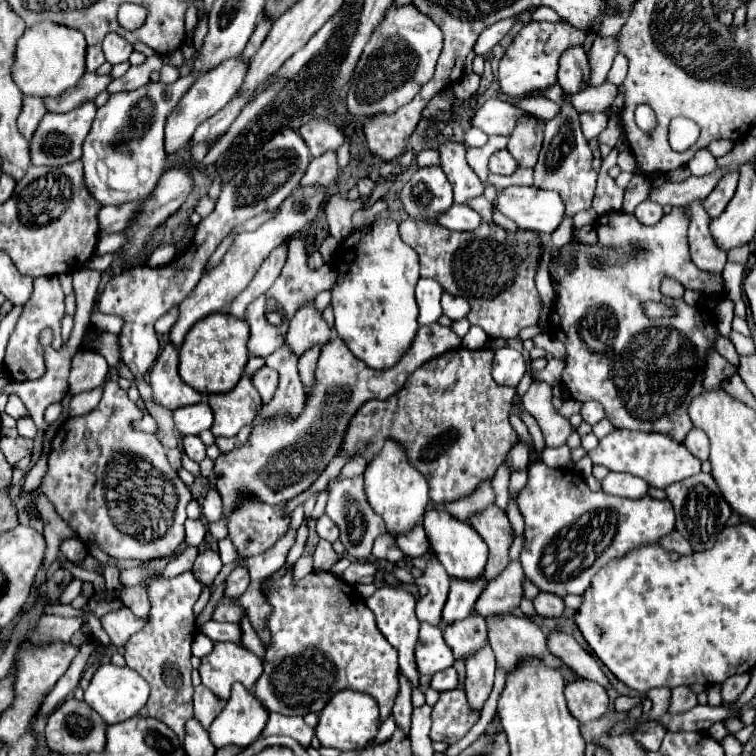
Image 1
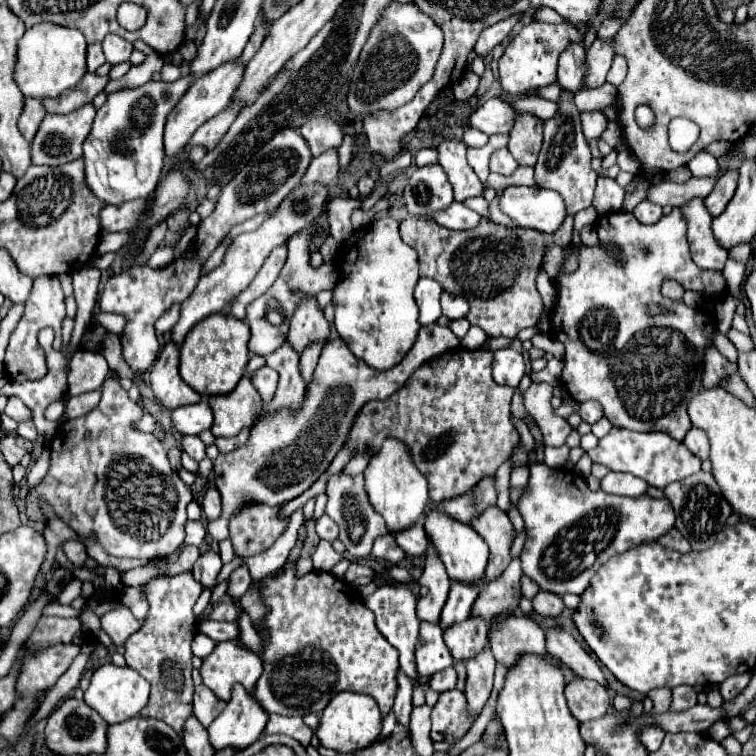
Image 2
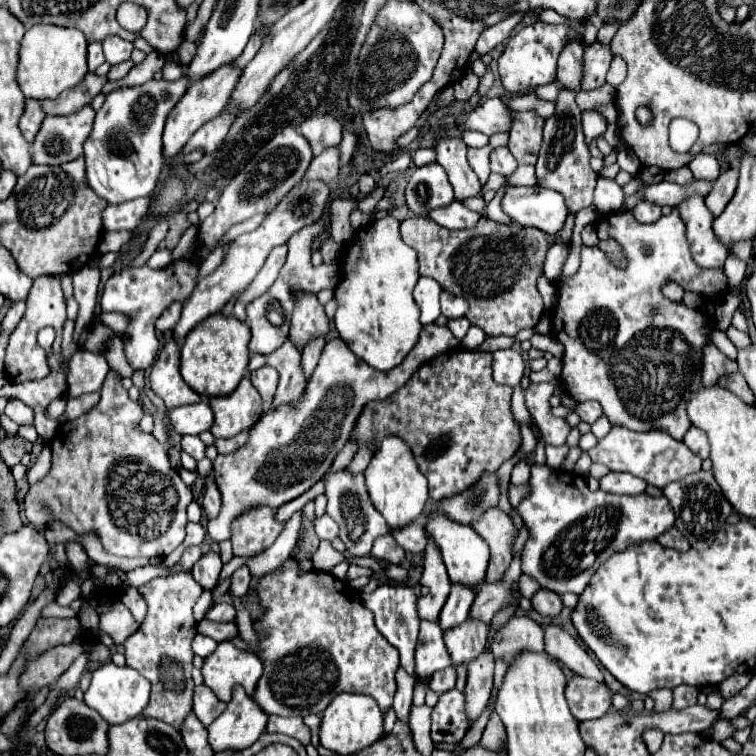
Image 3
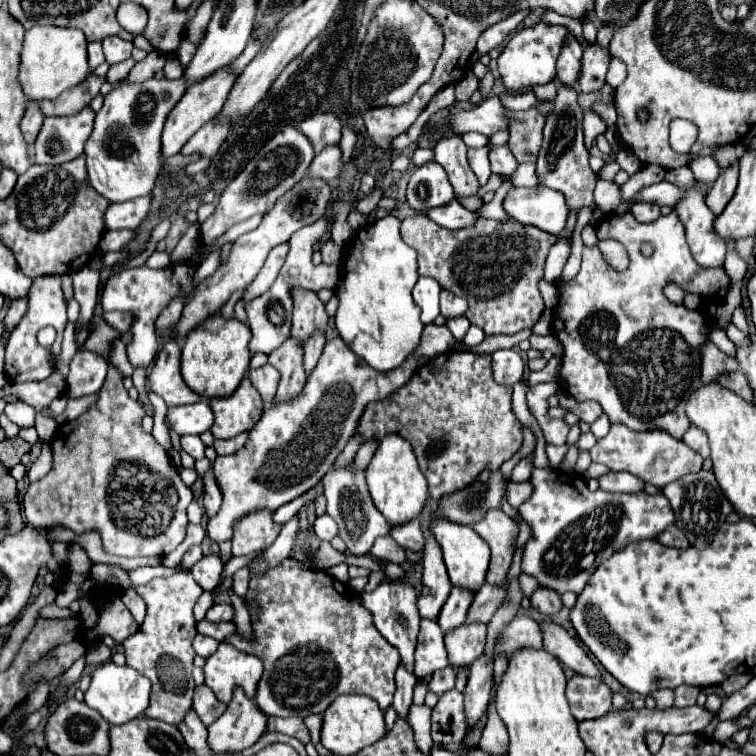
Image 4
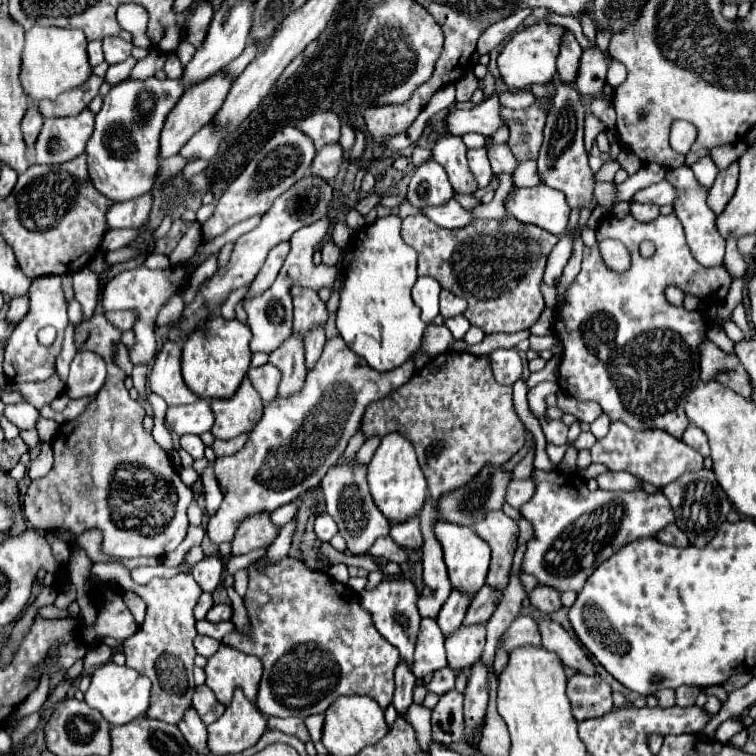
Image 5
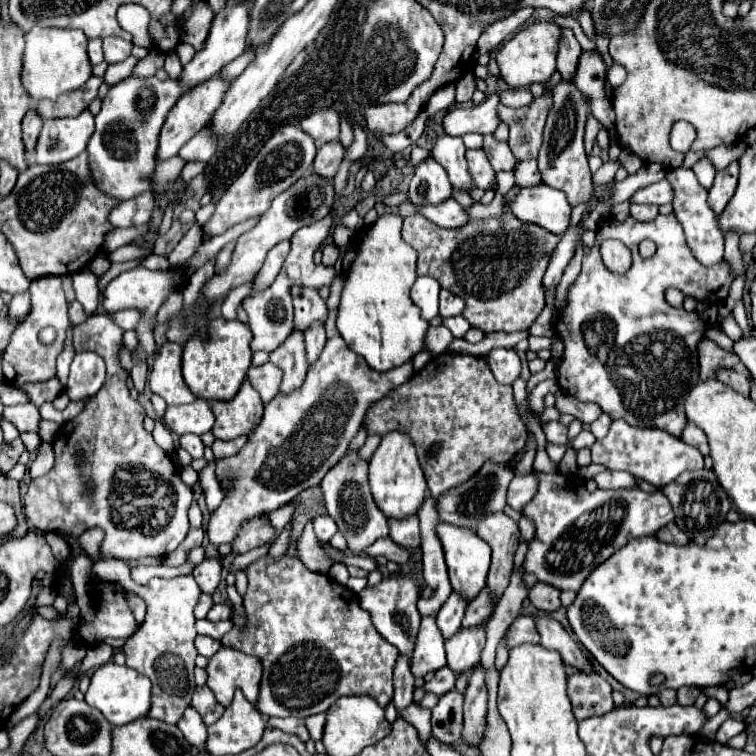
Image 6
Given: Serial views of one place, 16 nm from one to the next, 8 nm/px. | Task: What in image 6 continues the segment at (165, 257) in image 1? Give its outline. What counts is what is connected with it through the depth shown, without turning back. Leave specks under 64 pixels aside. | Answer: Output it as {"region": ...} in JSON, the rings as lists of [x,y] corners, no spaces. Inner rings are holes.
{"region":[[[154,253],[147,256],[141,264],[149,270],[166,270],[170,267],[166,257]]]}

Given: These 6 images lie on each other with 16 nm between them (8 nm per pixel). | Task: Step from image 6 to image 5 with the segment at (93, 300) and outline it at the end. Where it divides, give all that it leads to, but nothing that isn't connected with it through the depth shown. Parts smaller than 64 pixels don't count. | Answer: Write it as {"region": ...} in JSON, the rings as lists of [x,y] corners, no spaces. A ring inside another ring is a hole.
{"region":[[[84,266],[80,272],[72,274],[74,278],[74,298],[82,306],[82,322],[88,320],[98,304],[98,294],[100,294],[100,274]]]}

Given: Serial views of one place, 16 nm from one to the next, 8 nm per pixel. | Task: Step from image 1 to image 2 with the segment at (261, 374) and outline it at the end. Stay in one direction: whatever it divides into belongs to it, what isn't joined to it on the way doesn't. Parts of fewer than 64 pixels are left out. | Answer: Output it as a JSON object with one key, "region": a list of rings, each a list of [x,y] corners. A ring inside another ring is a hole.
{"region":[[[262,366],[260,370],[256,370],[252,374],[252,384],[260,392],[264,404],[270,404],[274,392],[276,392],[276,386],[278,386],[278,372],[268,366]]]}

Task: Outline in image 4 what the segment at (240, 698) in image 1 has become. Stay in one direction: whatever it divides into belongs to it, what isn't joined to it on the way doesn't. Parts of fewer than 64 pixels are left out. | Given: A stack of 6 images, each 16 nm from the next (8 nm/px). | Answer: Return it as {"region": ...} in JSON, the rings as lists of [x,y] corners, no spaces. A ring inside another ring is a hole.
{"region":[[[238,686],[226,712],[208,726],[208,744],[214,754],[240,752],[264,734],[266,720],[268,716]]]}

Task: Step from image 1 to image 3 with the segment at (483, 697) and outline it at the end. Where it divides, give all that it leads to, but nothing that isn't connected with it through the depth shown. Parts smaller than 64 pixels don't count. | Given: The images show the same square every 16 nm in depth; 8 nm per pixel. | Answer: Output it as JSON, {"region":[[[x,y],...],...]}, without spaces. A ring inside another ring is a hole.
{"region":[[[484,650],[476,660],[470,660],[466,664],[468,668],[468,682],[466,682],[466,712],[470,720],[476,720],[492,692],[492,680],[494,680],[494,656],[492,652]]]}

